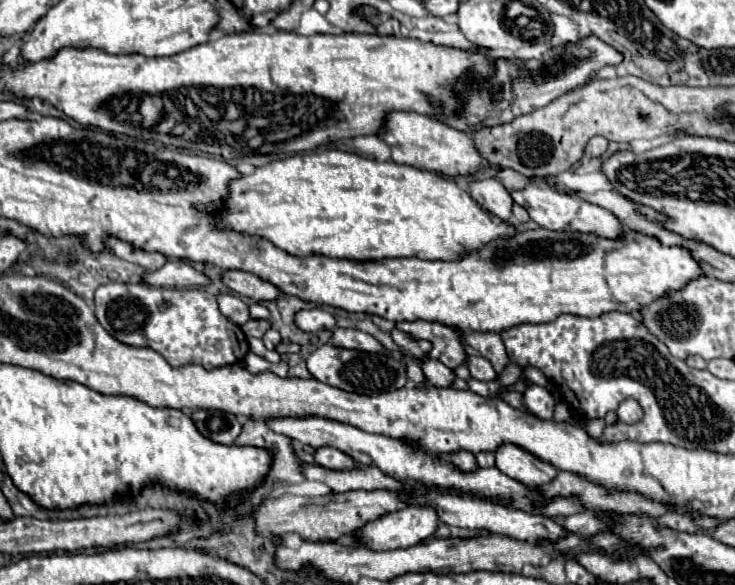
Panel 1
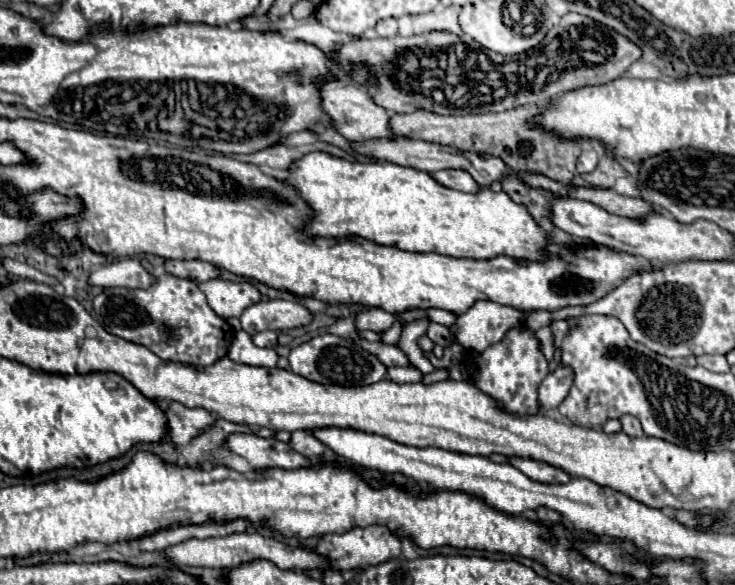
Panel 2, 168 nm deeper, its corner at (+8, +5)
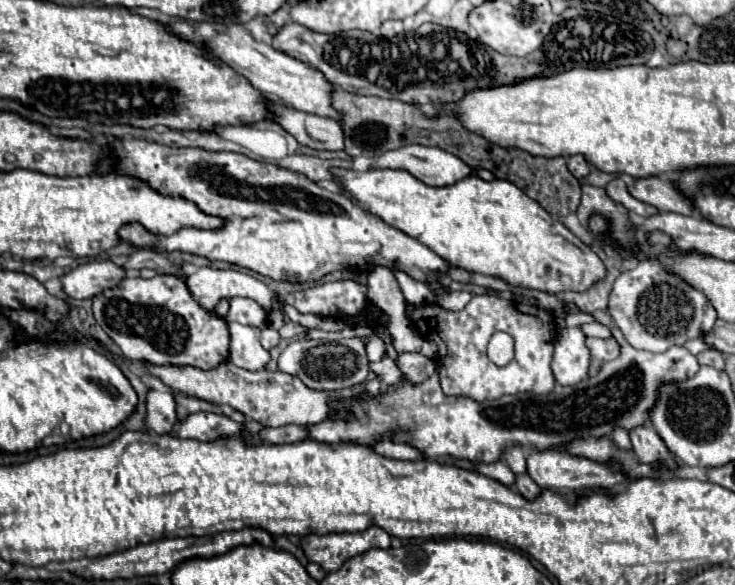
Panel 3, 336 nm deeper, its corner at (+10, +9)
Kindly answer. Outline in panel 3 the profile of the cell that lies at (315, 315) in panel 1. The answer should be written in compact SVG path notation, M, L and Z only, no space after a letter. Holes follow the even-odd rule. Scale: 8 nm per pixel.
M230 298L230 312L224 320L260 328L266 326L266 312L250 298Z

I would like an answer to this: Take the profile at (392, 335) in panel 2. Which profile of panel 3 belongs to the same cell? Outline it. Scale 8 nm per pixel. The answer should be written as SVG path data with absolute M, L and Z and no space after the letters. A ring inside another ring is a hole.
M342 338L336 342L330 340L294 340L290 342L278 358L278 370L298 376L312 390L340 392L344 388L356 386L368 376L368 356L364 342L360 338Z

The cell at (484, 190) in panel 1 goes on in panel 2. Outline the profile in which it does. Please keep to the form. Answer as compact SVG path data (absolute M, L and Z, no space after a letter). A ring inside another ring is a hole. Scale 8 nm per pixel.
M440 170L434 174L434 178L446 188L454 188L460 192L480 192L480 184L468 172L462 170Z

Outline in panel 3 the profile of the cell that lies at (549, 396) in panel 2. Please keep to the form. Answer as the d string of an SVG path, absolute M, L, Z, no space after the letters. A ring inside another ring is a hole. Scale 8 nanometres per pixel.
M564 328L556 338L552 370L560 386L572 386L588 376L590 350L586 348L586 334L576 328Z

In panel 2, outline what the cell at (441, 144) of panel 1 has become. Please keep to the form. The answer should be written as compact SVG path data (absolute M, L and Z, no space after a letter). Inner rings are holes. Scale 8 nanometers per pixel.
M328 80L322 84L322 106L330 114L334 128L352 142L366 142L376 138L388 138L394 140L396 134L390 126L390 112L386 108L380 108L372 96L368 96L366 88L360 84L350 84L342 80Z

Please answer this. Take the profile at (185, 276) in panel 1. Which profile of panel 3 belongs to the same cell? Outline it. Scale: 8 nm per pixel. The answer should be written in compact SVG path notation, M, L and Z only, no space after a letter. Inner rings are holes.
M98 260L76 266L68 274L60 276L60 282L68 298L84 300L84 298L94 298L106 288L118 286L124 276L126 270L122 266L116 266L114 262L108 260Z

